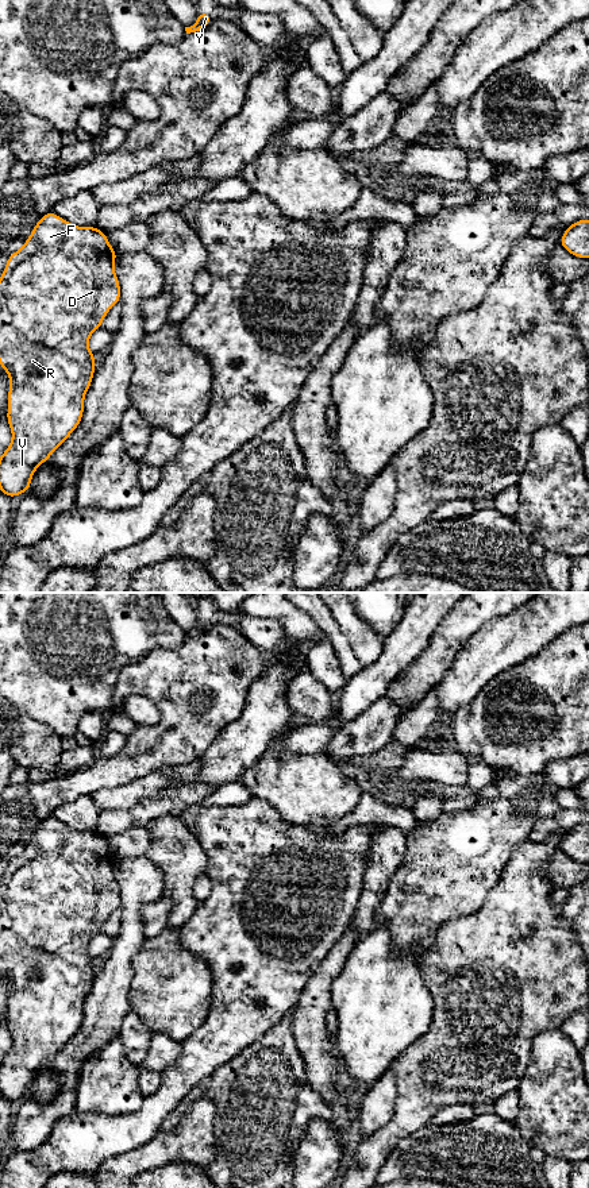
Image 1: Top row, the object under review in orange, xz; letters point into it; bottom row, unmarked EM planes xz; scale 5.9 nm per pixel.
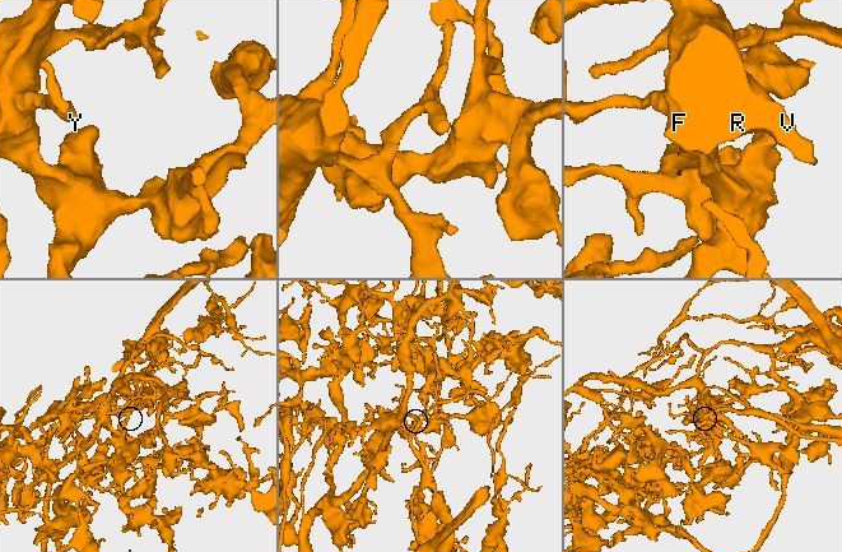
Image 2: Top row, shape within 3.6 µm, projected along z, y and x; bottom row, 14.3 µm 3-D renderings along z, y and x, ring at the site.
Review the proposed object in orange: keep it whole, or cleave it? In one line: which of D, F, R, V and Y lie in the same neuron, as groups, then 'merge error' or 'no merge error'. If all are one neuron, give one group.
groups D F R V Y; no merge error

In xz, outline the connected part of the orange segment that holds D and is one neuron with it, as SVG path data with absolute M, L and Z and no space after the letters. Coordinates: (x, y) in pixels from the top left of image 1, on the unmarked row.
M50 815L38 825L26 848L7 864L0 883L0 971L9 981L7 1026L12 1045L0 1061L0 1096L9 1103L30 1094L35 1075L81 1027L84 1003L96 976L88 946L108 915L120 909L116 860L105 837L97 832L80 833Z

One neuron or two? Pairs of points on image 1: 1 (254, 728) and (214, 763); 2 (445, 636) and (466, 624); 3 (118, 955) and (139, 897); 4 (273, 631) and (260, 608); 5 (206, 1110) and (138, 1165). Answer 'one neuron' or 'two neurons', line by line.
1: one neuron
2: one neuron
3: one neuron
4: two neurons
5: one neuron

